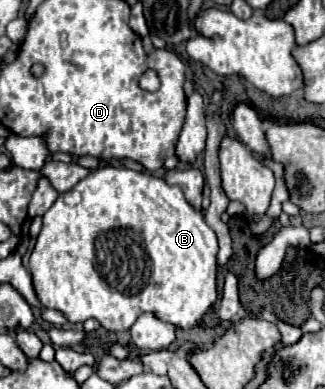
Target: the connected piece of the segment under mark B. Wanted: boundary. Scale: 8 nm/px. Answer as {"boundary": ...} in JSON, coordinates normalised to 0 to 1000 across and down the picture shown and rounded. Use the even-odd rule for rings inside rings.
{"boundary":[[[320,427],[320,432],[295,432],[283,437],[252,468],[240,468],[222,491],[185,499],[178,514],[154,530],[154,540],[135,550],[135,576],[129,591],[117,602],[111,632],[92,653],[92,674],[86,674],[86,694],[98,704],[98,730],[111,746],[111,761],[123,771],[123,781],[135,792],[160,792],[178,797],[203,812],[209,828],[222,833],[252,833],[271,817],[289,817],[308,828],[314,843],[326,843],[332,853],[388,853],[406,843],[406,833],[449,802],[474,807],[480,817],[492,817],[498,828],[523,828],[542,843],[560,848],[585,848],[591,838],[603,838],[628,807],[646,797],[646,787],[665,776],[671,756],[665,756],[665,653],[671,653],[671,622],[665,622],[665,602],[658,591],[628,571],[622,545],[591,535],[554,478],[523,478],[511,473],[498,458],[468,452],[462,442],[418,442],[400,432],[357,432],[357,427]]]}

